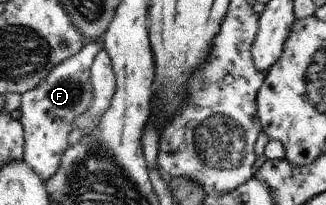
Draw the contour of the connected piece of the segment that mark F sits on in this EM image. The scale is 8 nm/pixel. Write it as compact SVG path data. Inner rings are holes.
M98 41L88 43L78 54L61 62L48 75L44 82L26 93L22 99L17 118L23 124L24 130L24 157L23 161L40 176L44 182L52 179L52 175L59 171L64 151L71 142L71 135L79 114L92 107L92 97L95 88L91 83L91 70L94 68L96 55L102 47Z

